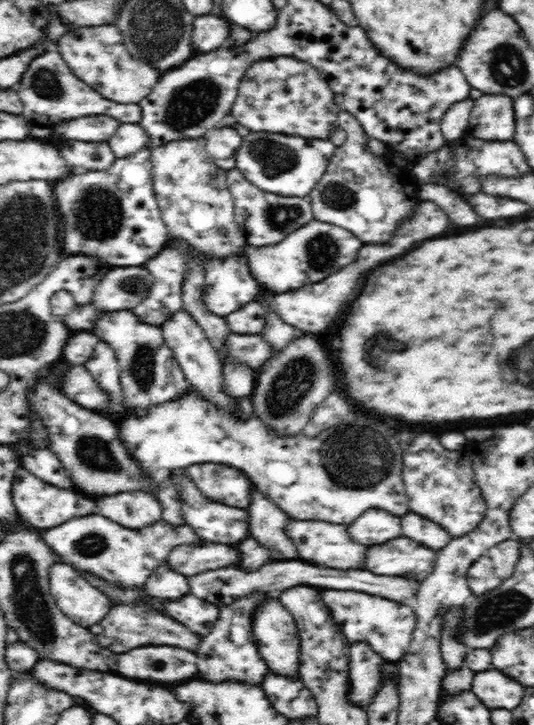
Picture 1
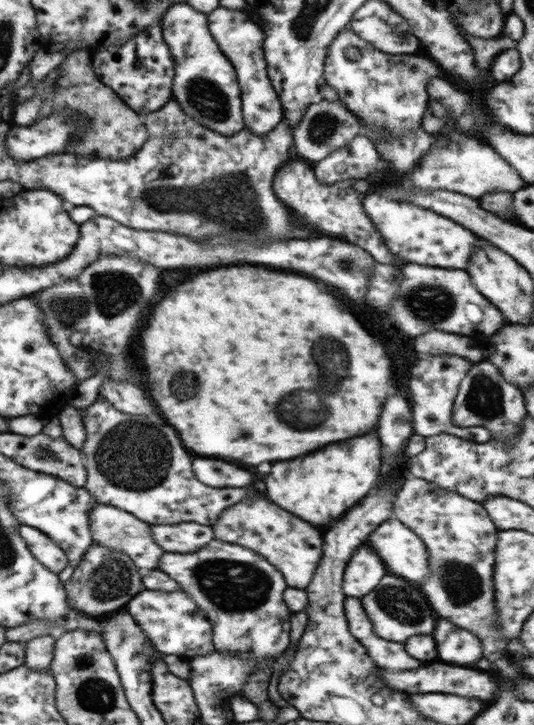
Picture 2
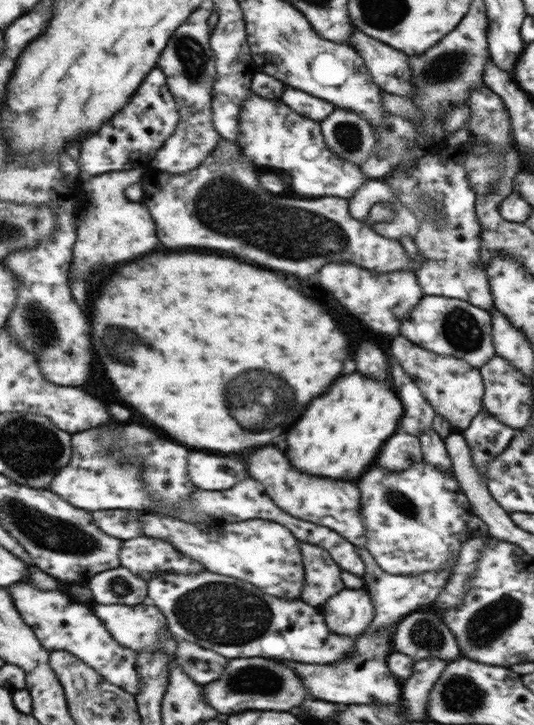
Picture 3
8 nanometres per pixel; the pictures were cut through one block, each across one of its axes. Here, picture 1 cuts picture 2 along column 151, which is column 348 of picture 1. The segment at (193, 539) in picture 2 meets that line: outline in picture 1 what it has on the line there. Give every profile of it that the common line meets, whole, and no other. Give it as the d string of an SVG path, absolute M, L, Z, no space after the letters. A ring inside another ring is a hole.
M368 509L348 525L348 533L356 543L371 547L401 536L401 517L382 509Z

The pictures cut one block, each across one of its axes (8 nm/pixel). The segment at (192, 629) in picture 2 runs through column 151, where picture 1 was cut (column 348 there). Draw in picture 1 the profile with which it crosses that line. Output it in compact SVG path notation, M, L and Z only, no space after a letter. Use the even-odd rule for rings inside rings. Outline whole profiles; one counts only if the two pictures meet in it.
M319 588L317 592L350 646L357 642L366 642L374 652L382 655L386 662L397 662L409 651L417 622L416 613L409 604L400 604L380 596L370 596L352 590Z

